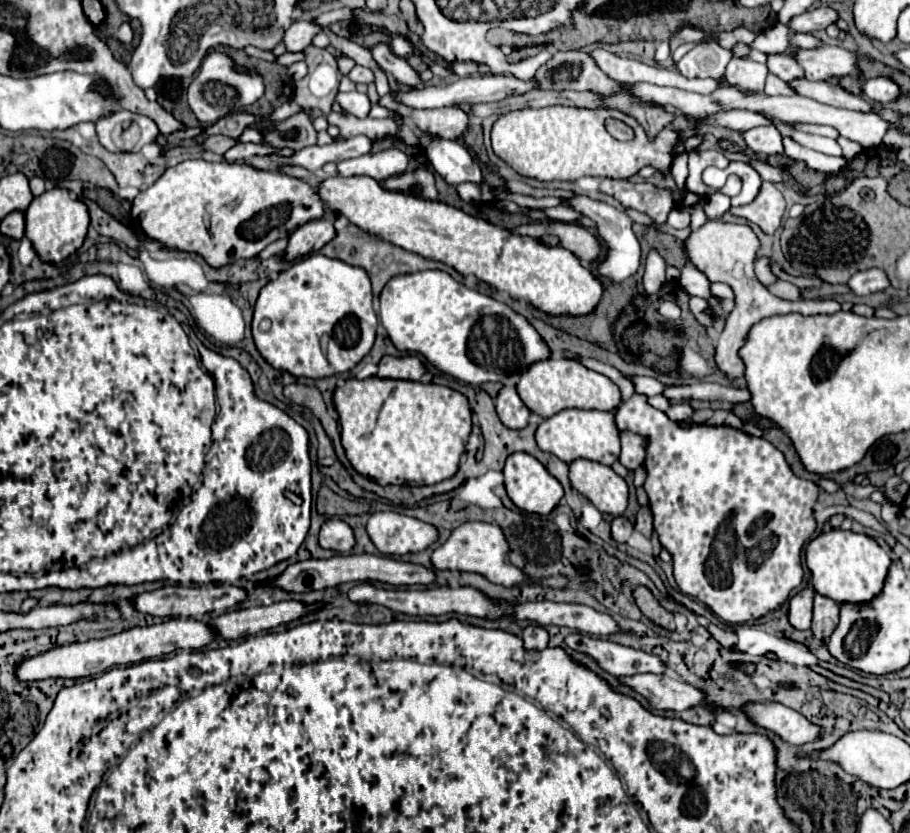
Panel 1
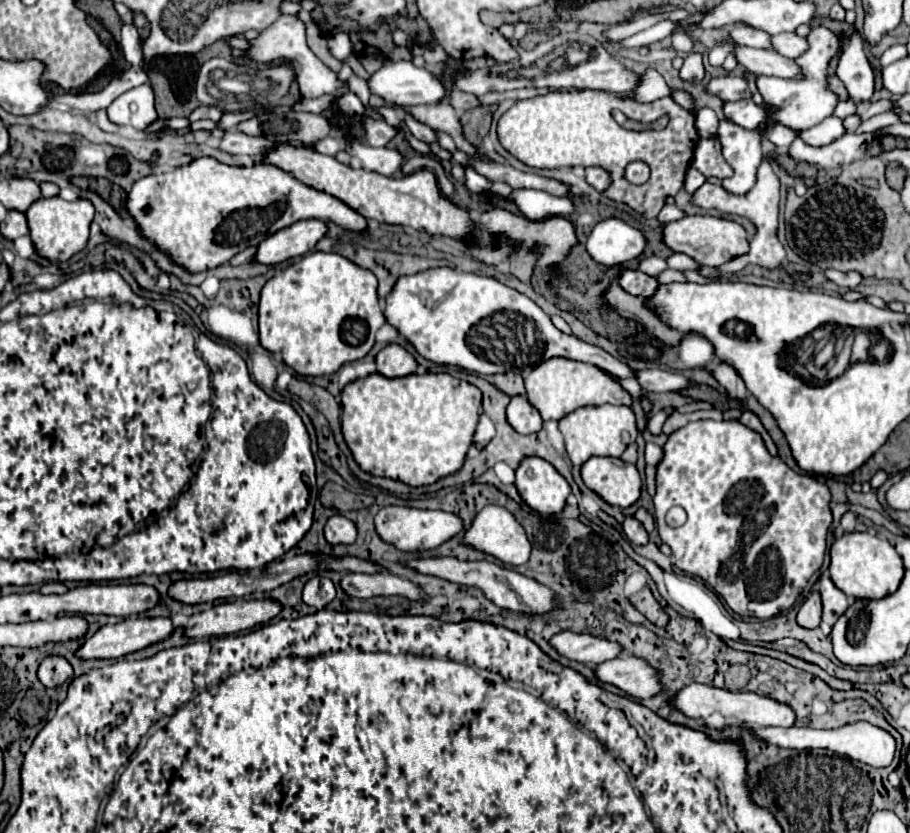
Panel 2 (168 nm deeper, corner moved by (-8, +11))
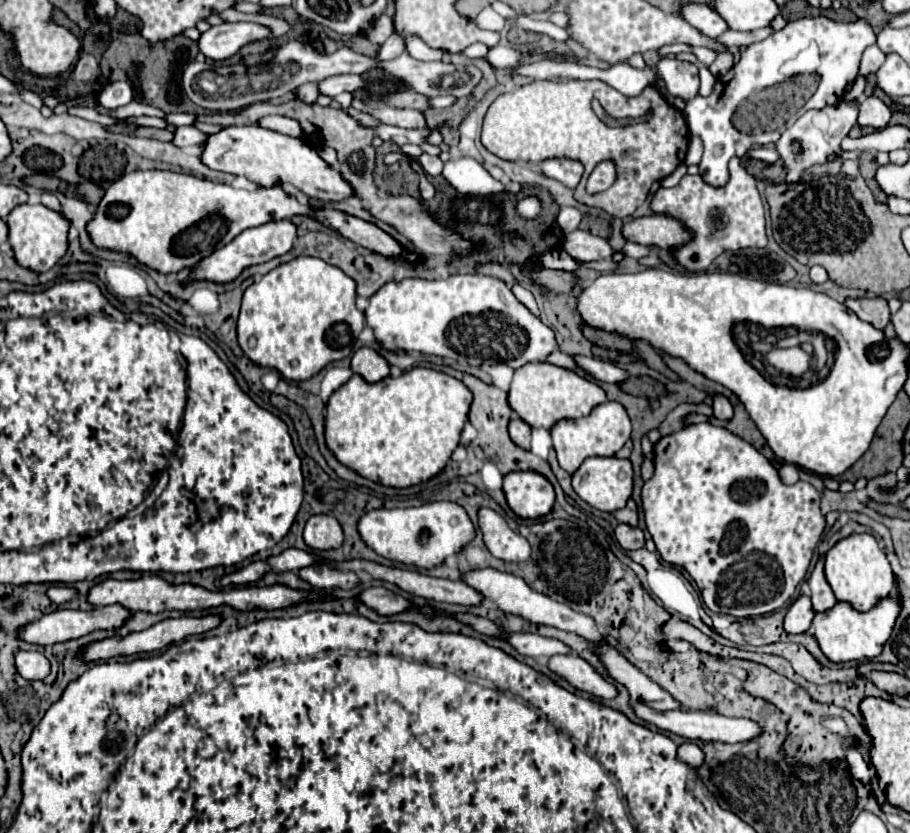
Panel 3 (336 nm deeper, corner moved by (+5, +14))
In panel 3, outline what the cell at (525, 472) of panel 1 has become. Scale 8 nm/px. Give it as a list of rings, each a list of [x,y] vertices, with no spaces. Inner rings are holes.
[[[533,471],[505,475],[503,491],[507,505],[521,519],[545,517],[555,503],[553,485]]]

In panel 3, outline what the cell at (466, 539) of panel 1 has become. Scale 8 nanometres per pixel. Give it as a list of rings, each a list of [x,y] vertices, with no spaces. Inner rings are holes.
[[[479,509],[479,527],[483,531],[483,541],[493,557],[515,563],[527,561],[531,553],[529,541],[509,529],[509,525],[499,513],[491,509]]]

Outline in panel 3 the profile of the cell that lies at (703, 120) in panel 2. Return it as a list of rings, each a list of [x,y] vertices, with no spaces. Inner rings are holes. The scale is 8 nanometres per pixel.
[[[663,57],[655,65],[655,77],[665,83],[665,89],[671,97],[689,101],[699,93],[699,75],[693,63],[677,61],[675,57]]]

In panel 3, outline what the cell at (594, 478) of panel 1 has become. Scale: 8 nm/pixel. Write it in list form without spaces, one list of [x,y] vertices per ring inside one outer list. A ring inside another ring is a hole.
[[[589,457],[573,473],[573,489],[591,507],[595,507],[599,511],[615,513],[617,509],[623,509],[627,505],[631,491],[633,491],[631,461],[629,459],[617,459],[617,457]]]

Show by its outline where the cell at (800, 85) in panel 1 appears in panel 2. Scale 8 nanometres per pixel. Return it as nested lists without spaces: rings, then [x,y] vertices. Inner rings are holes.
[[[738,46],[736,58],[746,70],[750,70],[758,76],[778,76],[778,78],[794,80],[794,76],[798,76],[798,72],[802,72],[802,68],[798,68],[798,64],[792,58],[786,58],[786,56],[782,56],[778,52],[770,52],[770,50]]]

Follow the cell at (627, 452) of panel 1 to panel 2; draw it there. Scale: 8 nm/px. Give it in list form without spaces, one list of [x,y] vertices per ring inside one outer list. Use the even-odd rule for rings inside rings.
[[[546,360],[534,368],[526,378],[526,396],[530,404],[540,412],[544,420],[560,420],[568,412],[580,406],[600,406],[600,404],[624,404],[632,408],[632,396],[626,392],[620,382],[616,382],[608,372],[594,368],[594,364],[582,364],[576,360]]]

